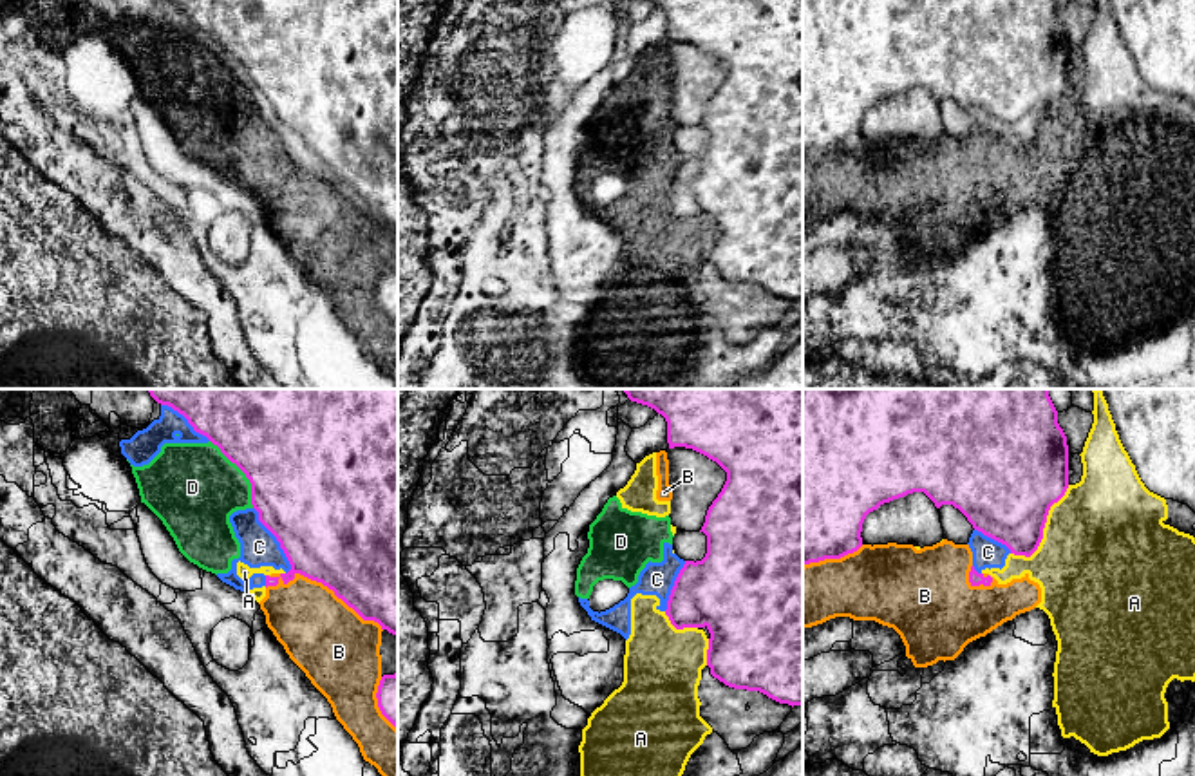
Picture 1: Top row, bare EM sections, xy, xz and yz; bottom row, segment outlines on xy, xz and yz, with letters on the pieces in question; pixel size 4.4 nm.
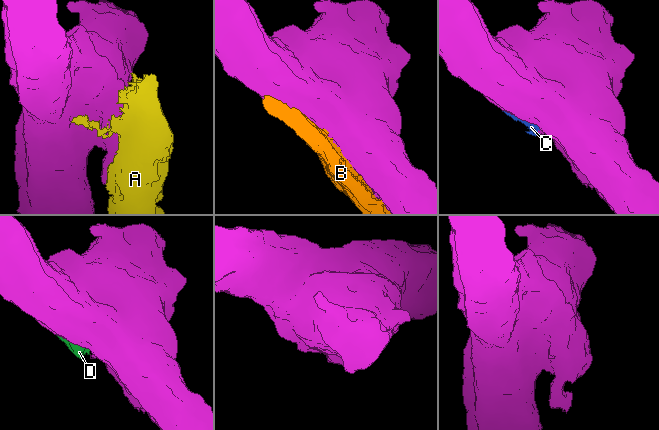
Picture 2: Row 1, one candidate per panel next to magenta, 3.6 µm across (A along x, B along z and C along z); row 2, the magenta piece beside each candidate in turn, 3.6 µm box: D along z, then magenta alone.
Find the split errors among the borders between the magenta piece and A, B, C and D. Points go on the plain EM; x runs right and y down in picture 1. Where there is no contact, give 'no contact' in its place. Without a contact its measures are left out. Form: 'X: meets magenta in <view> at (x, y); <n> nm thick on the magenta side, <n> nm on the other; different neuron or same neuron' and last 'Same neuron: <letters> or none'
A: meets magenta in yz at (1042, 125); 440 nm thick on the magenta side, 480 nm on the other; different neuron
B: meets magenta in xy at (326, 179); 500 nm thick on the magenta side, 360 nm on the other; different neuron
C: meets magenta in xy at (277, 134); 500 nm thick on the magenta side, 170 nm on the other; different neuron
D: meets magenta in xy at (244, 67); 480 nm thick on the magenta side, 400 nm on the other; different neuron
Same neuron: none

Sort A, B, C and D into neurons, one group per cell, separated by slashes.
A B C D

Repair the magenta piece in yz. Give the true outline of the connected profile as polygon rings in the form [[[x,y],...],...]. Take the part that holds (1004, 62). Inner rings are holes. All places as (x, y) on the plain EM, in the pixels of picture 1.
[[[803,0],[803,161],[824,154],[841,154],[862,141],[862,118],[880,99],[924,87],[936,103],[953,99],[974,125],[1005,139],[1011,148],[1030,152],[1041,134],[1049,105],[1068,83],[1068,40],[1058,18],[1054,0]]]

